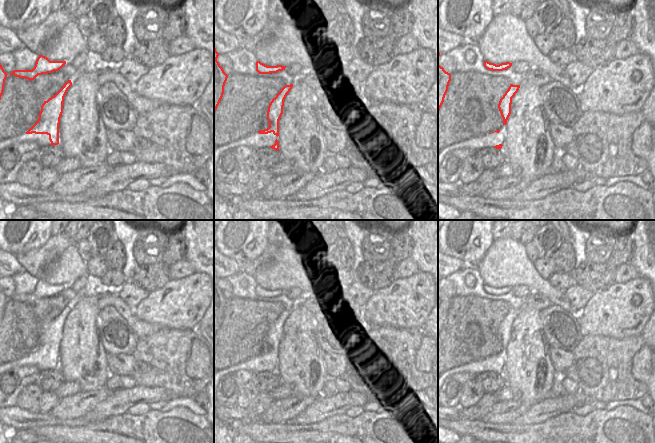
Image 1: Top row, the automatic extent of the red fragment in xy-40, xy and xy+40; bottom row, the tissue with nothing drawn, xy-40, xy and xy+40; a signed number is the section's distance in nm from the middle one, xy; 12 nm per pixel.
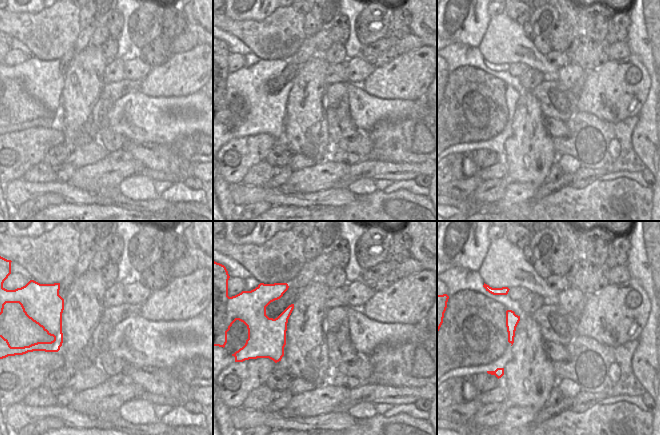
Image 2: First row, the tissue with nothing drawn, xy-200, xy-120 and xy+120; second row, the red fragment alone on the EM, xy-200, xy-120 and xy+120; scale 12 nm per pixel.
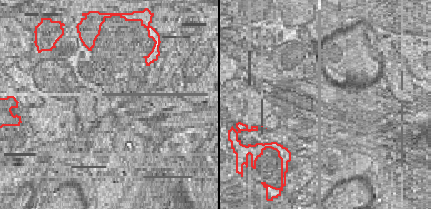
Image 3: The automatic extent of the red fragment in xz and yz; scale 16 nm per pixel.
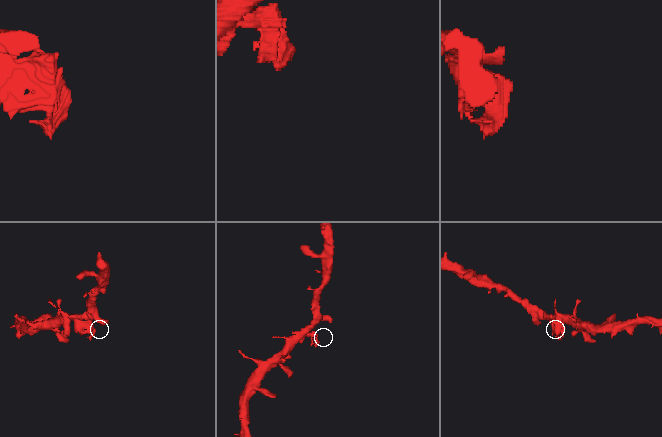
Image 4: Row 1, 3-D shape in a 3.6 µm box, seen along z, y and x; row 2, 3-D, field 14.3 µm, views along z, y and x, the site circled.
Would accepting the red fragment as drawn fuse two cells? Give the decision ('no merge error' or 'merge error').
no merge error

